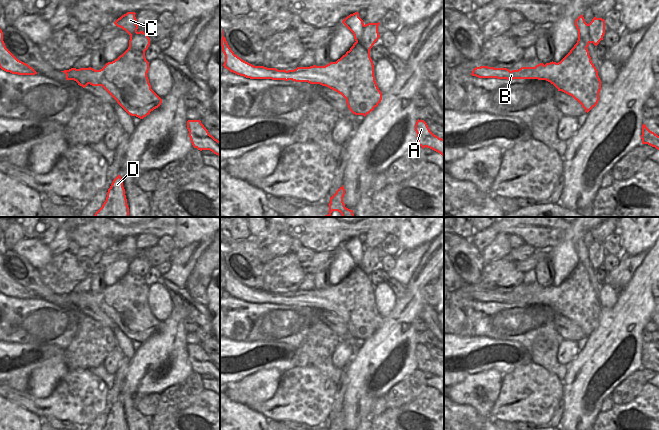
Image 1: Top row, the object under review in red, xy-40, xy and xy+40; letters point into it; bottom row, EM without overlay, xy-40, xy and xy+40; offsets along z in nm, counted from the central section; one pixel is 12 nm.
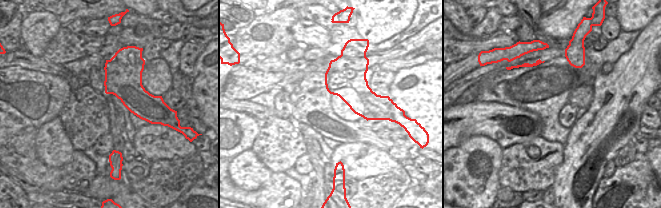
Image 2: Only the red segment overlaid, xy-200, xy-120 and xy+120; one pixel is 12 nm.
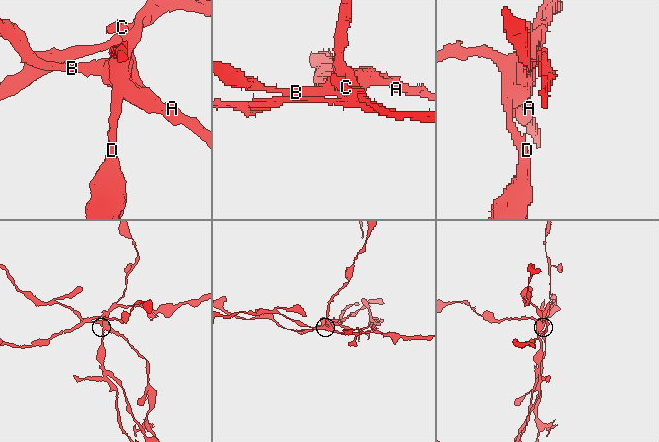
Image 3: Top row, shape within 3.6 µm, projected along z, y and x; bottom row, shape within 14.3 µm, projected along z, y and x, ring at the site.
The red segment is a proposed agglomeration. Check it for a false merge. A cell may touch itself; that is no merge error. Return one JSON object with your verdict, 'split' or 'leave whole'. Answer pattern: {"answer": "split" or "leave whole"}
{"answer": "split"}

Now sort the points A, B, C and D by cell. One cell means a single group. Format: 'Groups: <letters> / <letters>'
Groups: A B D / C.

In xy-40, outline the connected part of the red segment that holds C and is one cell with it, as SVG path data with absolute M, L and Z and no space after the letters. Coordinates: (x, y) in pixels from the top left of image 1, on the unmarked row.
M127 236L126 238L122 239L118 242L114 248L117 251L122 252L125 254L129 259L134 259L137 257L138 249L137 243L135 241L135 236Z

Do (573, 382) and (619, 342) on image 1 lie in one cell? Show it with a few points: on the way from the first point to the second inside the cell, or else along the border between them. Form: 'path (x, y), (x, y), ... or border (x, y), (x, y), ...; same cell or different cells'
path (584, 377), (608, 353); same cell

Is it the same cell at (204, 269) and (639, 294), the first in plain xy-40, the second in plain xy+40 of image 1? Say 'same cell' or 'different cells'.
same cell

